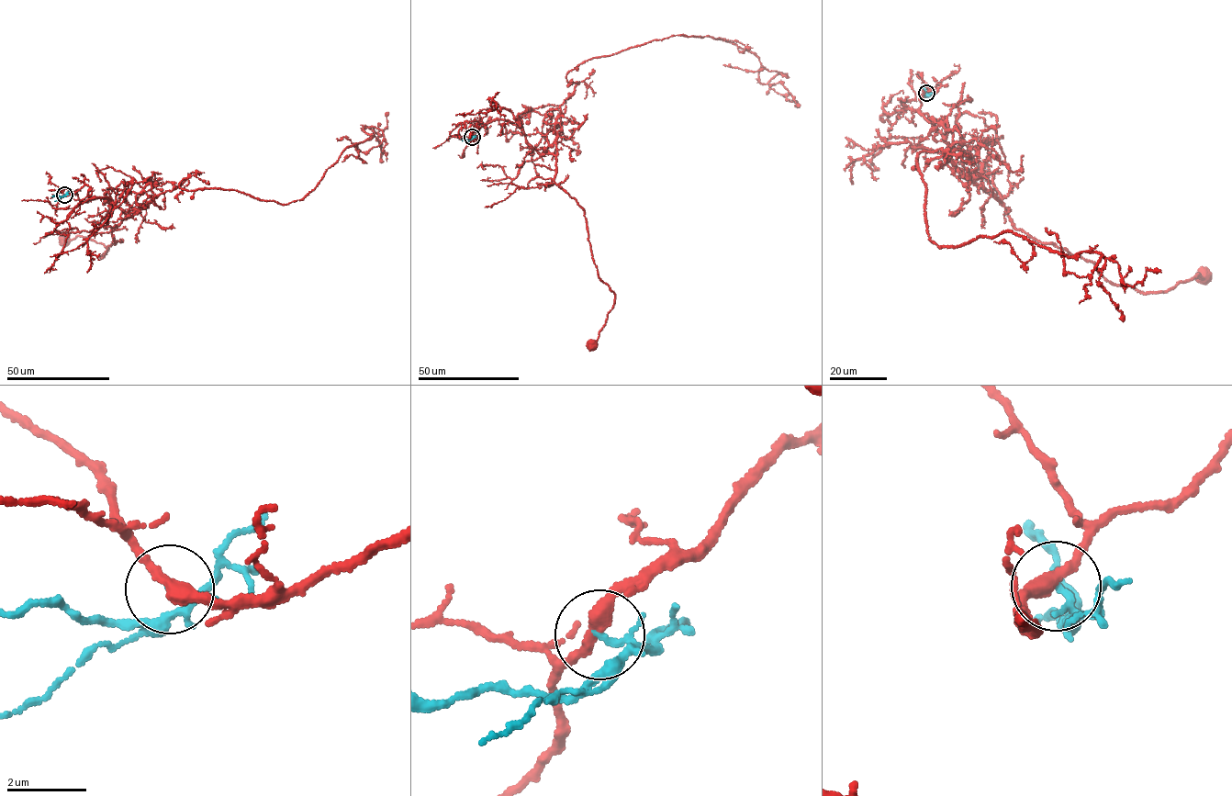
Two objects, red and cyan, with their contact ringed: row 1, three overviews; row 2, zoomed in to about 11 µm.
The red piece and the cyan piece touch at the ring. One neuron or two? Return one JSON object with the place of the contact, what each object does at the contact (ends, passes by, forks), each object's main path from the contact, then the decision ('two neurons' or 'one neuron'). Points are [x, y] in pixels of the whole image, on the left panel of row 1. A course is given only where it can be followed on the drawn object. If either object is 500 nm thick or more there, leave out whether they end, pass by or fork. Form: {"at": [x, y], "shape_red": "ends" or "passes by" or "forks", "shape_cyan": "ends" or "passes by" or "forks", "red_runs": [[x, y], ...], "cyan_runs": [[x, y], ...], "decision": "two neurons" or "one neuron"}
{"at": [64, 195], "shape_red": "passes by", "shape_cyan": "forks", "red_runs": [[64, 195], [87, 185], [126, 218], [111, 230], [122, 241], [101, 258], [101, 243], [64, 242]], "cyan_runs": [[64, 195], [53, 195]], "decision": "two neurons"}

